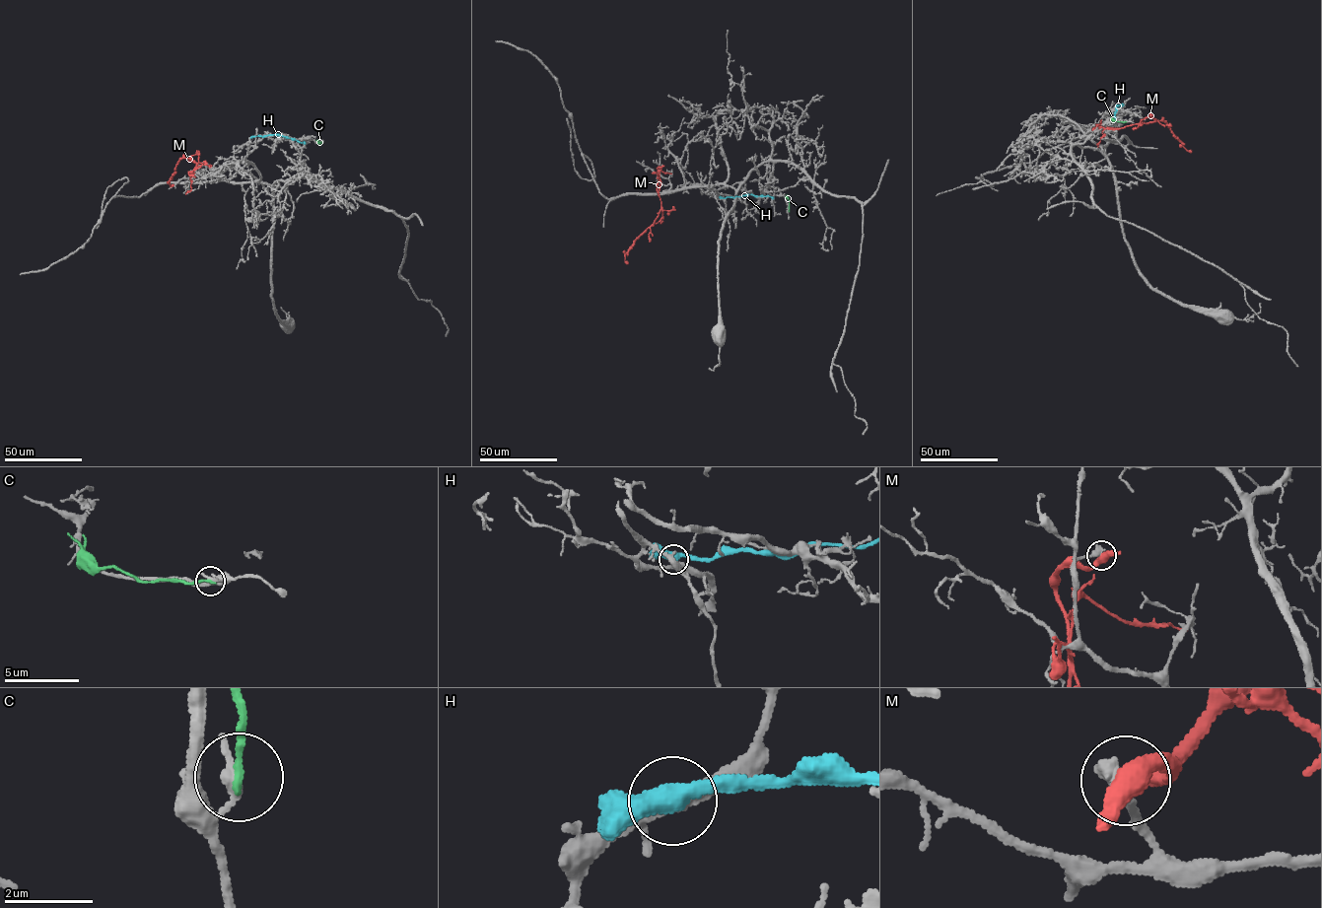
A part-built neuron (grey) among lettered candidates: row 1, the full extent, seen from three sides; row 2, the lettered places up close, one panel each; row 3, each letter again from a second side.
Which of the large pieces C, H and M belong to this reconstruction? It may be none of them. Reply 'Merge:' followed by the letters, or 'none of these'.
Merge: none of these

